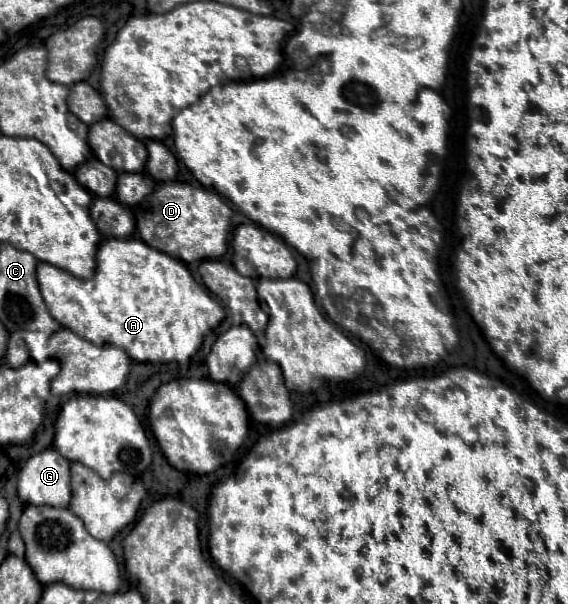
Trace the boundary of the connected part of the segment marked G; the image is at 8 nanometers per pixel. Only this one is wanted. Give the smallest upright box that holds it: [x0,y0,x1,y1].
[18,447,72,507]

